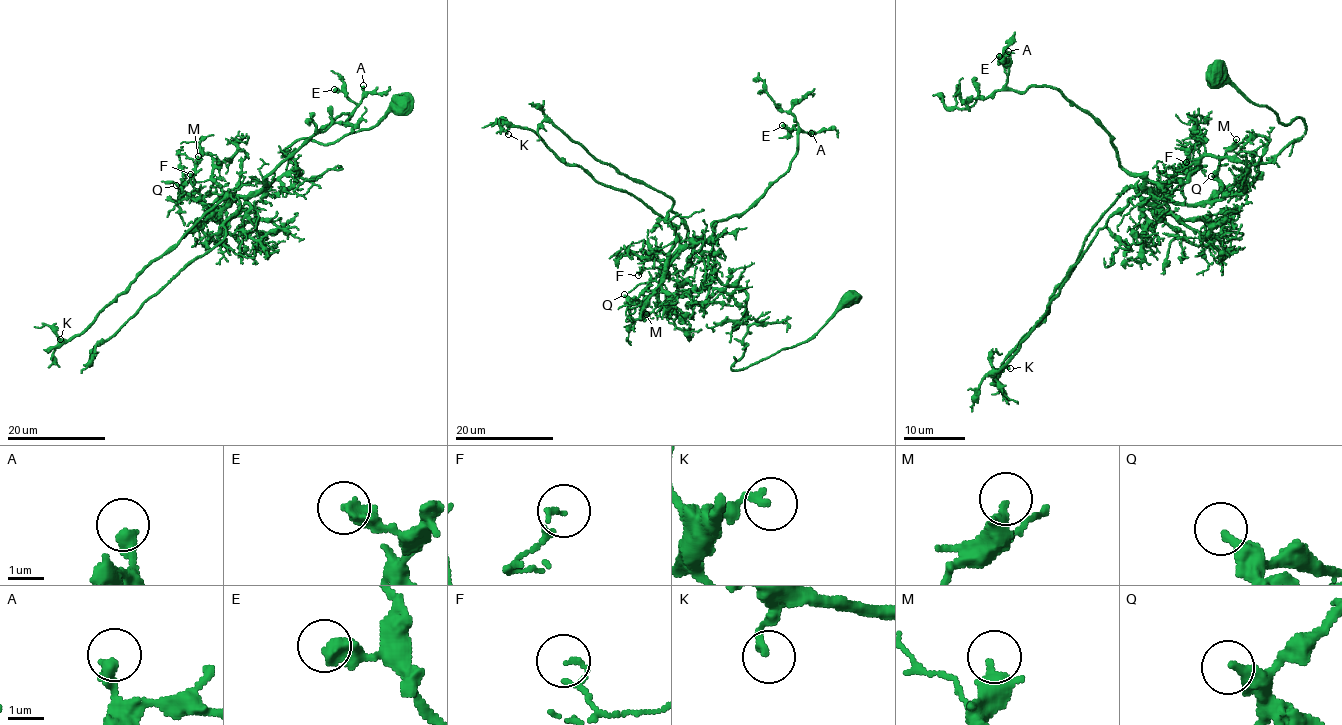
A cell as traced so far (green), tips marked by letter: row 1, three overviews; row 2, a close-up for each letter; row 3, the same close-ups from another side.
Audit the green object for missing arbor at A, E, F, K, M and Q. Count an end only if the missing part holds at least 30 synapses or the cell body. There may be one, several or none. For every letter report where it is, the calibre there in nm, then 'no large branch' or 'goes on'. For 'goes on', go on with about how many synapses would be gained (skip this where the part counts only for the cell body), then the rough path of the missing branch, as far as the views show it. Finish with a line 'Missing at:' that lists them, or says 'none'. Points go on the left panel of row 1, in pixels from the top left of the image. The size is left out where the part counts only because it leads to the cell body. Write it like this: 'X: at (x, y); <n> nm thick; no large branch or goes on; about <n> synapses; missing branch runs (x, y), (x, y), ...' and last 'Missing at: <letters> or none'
A: at (363, 85); 360 nm thick; goes on; about 35 synapses; missing branch runs (363, 85), (353, 61), (353, 48), (349, 43), (352, 29)
E: at (334, 89); 480 nm thick; no large branch
F: at (190, 174); 100 nm thick; no large branch
K: at (60, 339); 220 nm thick; no large branch
M: at (198, 156); 420 nm thick; no large branch
Q: at (176, 185); 320 nm thick; no large branch
Missing at: A

